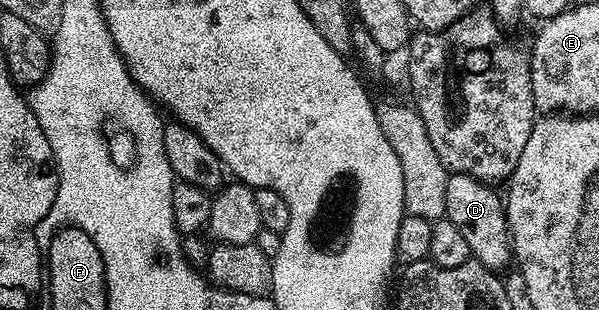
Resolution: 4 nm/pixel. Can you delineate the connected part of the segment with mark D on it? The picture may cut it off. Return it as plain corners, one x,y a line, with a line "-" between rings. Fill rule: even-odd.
450,173
447,181
445,218
450,219
452,225
456,225
456,229
460,229
464,241
468,241
468,249
473,262
484,265
489,271
495,273
505,272
511,266
509,263
512,263
512,244
503,196
499,192
497,195
494,192
497,190
491,184
482,183
476,177

